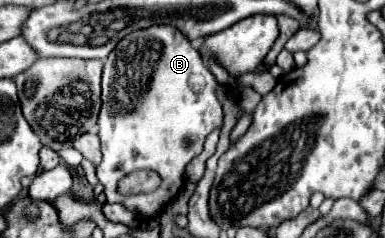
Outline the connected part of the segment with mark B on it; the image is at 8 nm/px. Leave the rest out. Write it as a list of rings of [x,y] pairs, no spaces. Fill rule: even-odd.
[[[149,26],[125,36],[113,52],[107,56],[103,66],[103,106],[99,112],[99,138],[103,160],[97,166],[97,178],[105,186],[107,202],[119,202],[127,210],[137,212],[145,220],[163,214],[165,206],[177,198],[185,182],[187,164],[201,154],[203,142],[211,130],[223,124],[223,106],[215,94],[217,80],[205,66],[195,46],[173,26]],[[135,170],[155,170],[161,176],[161,186],[151,194],[121,196],[117,182]]]

